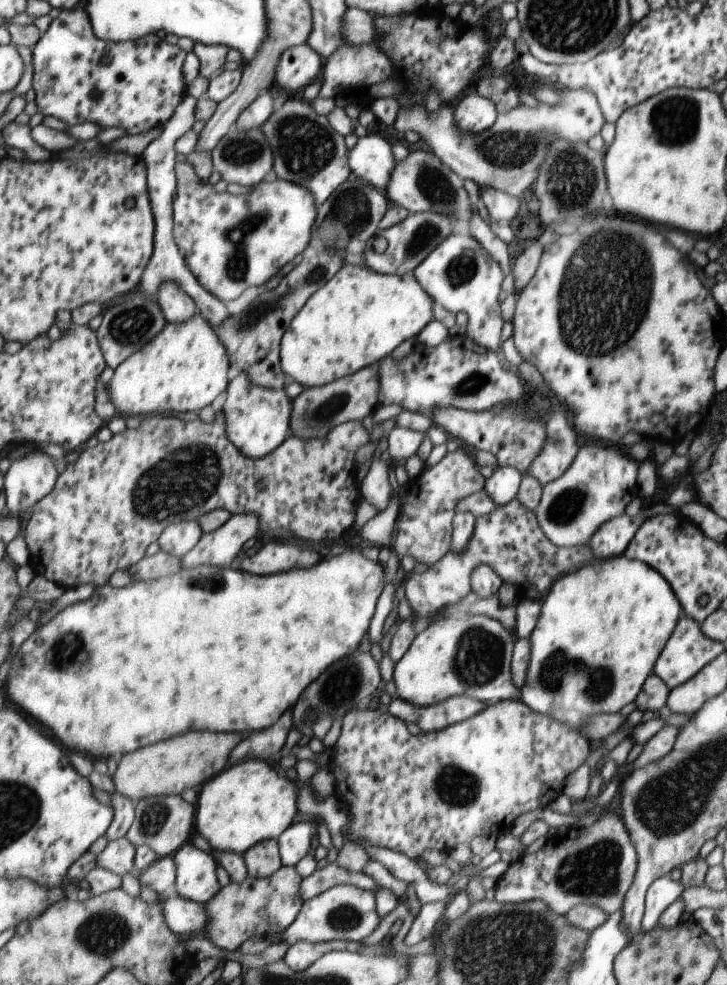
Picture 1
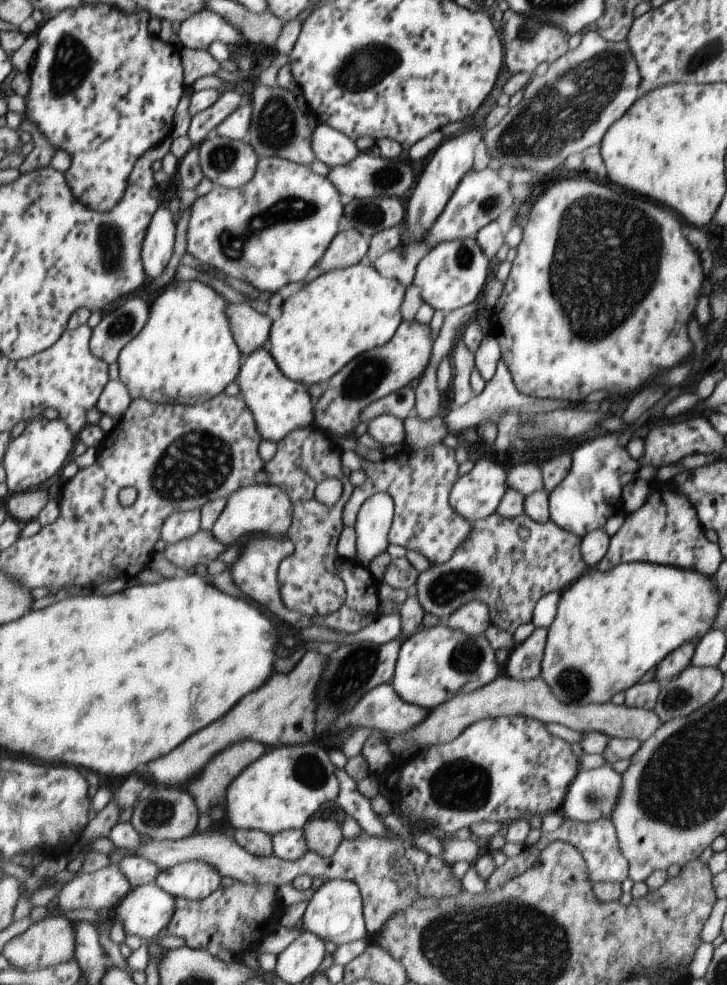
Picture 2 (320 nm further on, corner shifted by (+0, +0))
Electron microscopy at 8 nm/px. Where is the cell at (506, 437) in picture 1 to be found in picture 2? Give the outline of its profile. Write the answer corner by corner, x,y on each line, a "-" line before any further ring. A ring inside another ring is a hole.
403,388
402,391
393,392
391,395
383,396
382,399
375,400
367,408
360,412
360,422
369,422
377,416
387,414
394,418
405,419
411,415
417,397
409,388

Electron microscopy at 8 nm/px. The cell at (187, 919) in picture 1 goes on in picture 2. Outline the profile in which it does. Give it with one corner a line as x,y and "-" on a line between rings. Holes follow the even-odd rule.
156,883
133,888
114,911
113,920
124,925
127,935
135,935
143,941
151,940
168,929
176,899

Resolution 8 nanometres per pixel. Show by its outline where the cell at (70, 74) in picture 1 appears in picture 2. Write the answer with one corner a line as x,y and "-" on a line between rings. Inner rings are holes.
87,4
87,8
79,10
65,10
53,19
47,20
42,27
36,30
39,38
39,52
36,61
29,71
31,78
31,91
26,99
25,119
35,124
43,135
46,135
49,143
57,150
66,151
72,157
72,166
65,174
67,183
74,192
74,196
81,198
83,204
89,204
91,209
99,208
99,212
111,211
118,207
129,188
129,181
138,161
142,159
148,151
158,147
169,138
173,132
173,118
177,112
177,106
181,104
181,96
185,94
187,85
185,84
185,73
182,64
182,50
167,42
163,42
157,35
149,32
149,12
139,10
135,16
129,16
121,12
119,8
113,8
109,4

